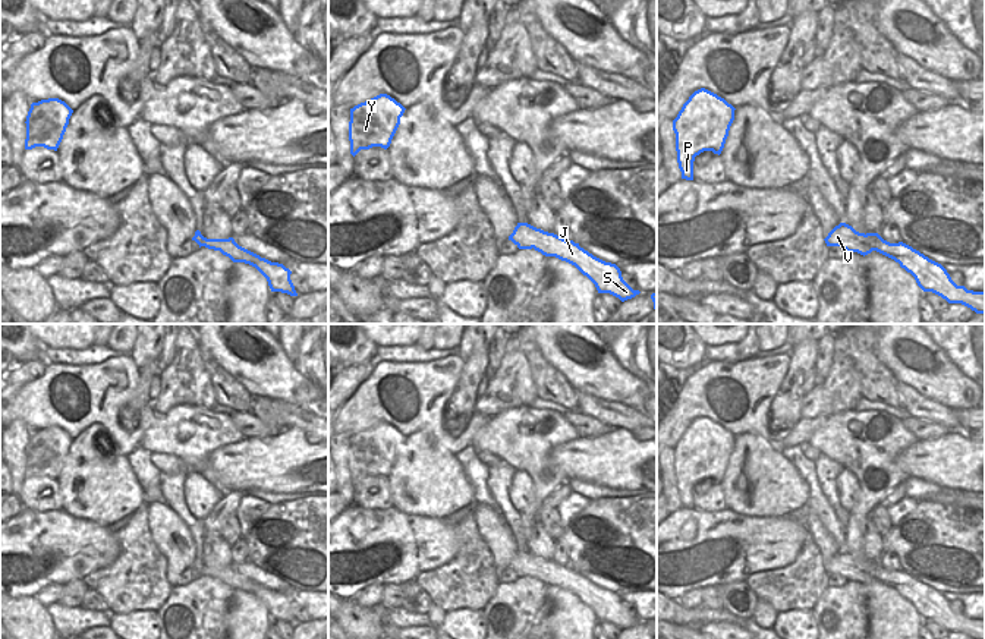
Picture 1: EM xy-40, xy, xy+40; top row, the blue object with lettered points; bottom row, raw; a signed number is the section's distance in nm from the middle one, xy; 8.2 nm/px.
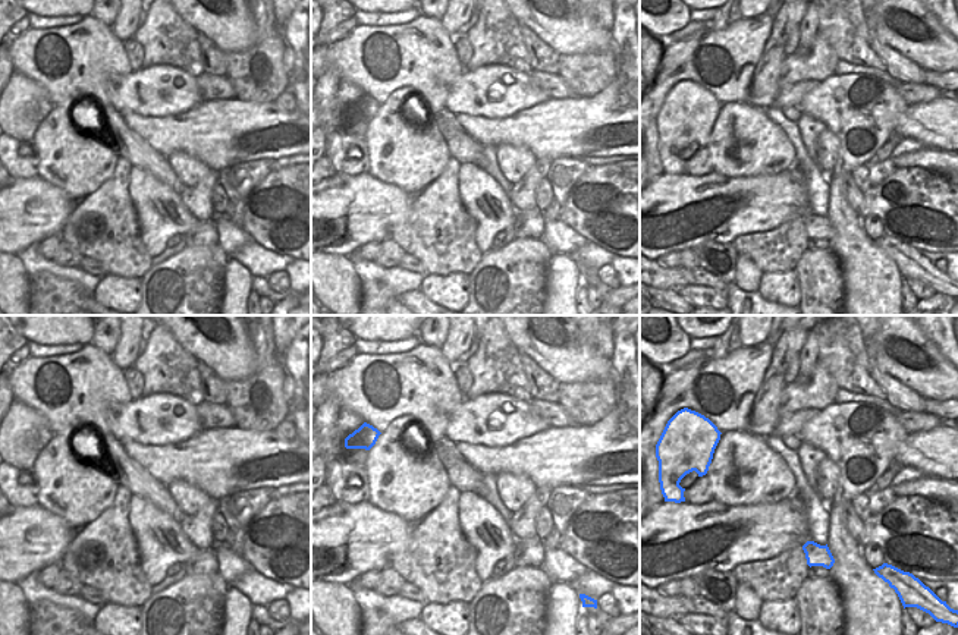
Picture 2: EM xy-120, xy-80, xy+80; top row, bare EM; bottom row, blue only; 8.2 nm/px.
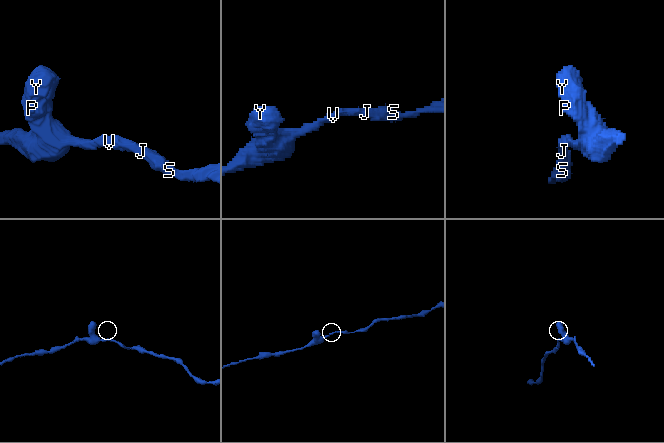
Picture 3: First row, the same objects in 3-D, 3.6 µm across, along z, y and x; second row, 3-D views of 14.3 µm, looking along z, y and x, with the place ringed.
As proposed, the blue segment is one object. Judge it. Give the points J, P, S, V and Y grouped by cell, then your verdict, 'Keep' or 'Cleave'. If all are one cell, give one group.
Groups: J P S V Y. Keep

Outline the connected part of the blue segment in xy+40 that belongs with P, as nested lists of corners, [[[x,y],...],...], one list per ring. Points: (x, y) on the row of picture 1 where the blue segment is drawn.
[[[705,88],[695,91],[683,104],[673,120],[682,179],[693,180],[693,161],[701,152],[721,154],[734,110],[724,98]]]

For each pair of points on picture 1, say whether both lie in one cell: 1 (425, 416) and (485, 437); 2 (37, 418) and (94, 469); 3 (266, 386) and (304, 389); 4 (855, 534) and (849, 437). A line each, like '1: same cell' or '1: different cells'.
1: different cells
2: different cells
3: same cell
4: same cell

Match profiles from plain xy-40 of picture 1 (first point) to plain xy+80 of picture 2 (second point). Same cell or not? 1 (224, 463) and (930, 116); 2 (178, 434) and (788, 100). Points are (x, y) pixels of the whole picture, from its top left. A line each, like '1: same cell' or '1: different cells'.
1: same cell
2: different cells

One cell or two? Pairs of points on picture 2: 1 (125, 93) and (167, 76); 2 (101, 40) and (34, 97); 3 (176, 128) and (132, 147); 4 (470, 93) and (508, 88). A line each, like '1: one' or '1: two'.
1: one
2: two
3: two
4: one

